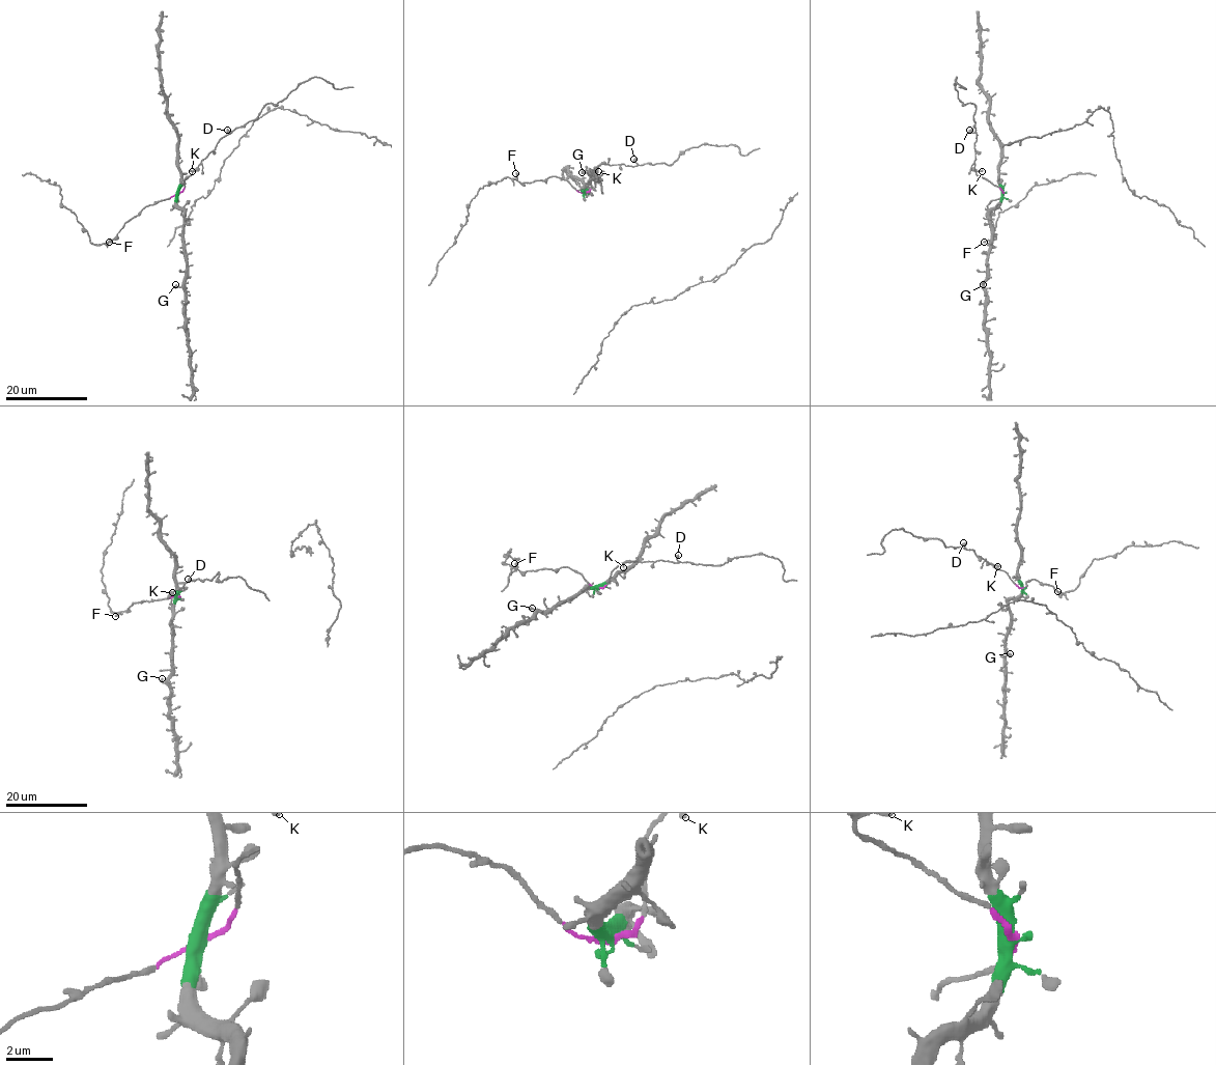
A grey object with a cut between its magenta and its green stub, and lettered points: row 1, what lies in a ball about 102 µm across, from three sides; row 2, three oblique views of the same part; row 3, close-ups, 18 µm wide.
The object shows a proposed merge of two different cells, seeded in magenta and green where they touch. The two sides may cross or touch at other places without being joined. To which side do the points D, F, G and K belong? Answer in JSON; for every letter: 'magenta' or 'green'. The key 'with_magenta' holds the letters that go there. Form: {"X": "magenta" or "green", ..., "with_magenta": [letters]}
{"D": "magenta", "F": "magenta", "G": "green", "K": "magenta", "with_magenta": ["D", "F", "K"]}

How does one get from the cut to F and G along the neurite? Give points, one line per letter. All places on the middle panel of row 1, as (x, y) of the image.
F: (584, 193), (577, 192), (566, 179), (555, 176), (520, 183), (516, 172)
G: (584, 193), (583, 187), (592, 176), (586, 170), (582, 172)

